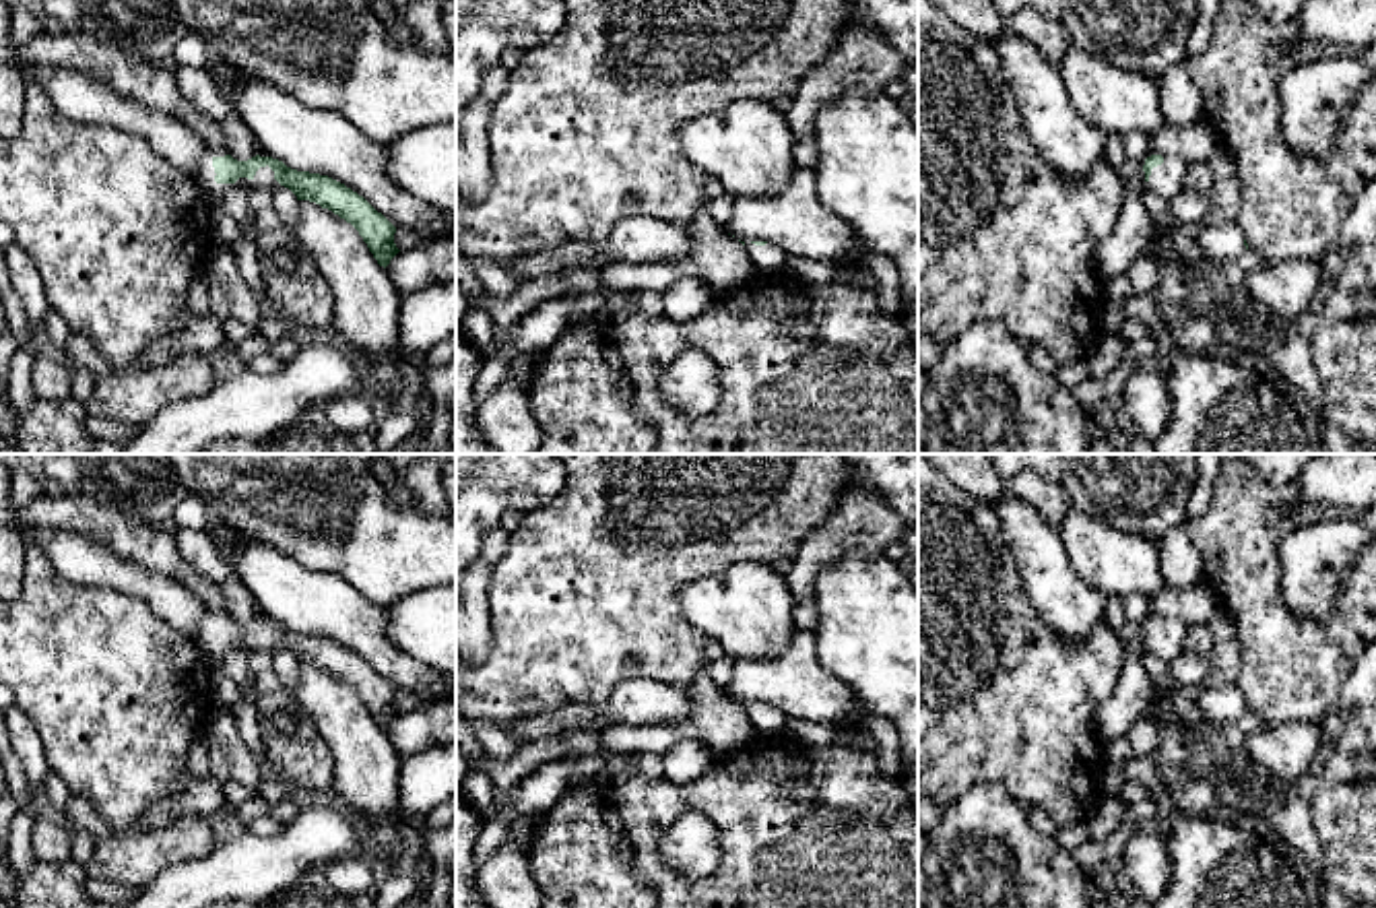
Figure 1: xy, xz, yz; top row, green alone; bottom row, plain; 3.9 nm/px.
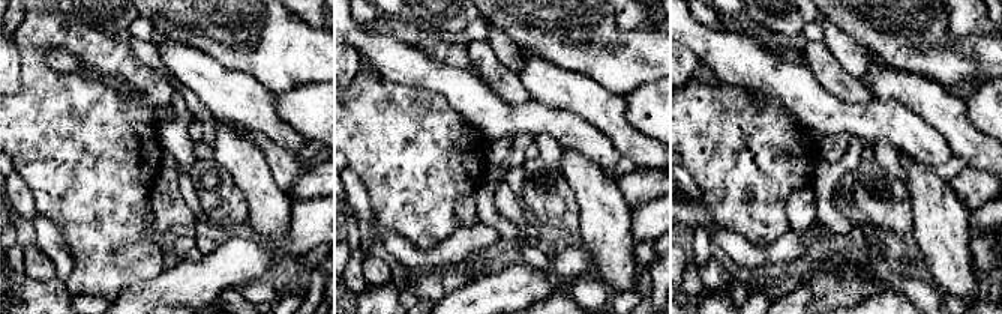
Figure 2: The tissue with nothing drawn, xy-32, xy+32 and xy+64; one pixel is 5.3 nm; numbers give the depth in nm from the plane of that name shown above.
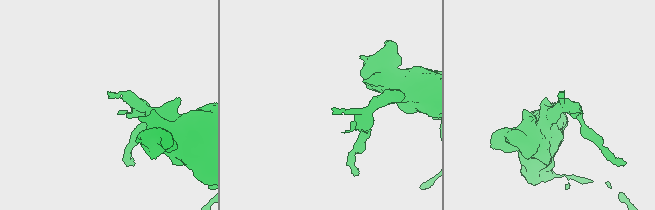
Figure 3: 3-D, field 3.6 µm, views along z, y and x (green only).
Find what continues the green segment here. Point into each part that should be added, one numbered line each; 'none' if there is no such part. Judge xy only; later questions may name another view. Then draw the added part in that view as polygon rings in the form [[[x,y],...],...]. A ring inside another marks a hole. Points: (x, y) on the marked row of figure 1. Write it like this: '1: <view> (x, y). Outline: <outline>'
1: xy (79, 98). Outline: [[[39,68],[35,76],[62,116],[142,136],[161,157],[186,169],[212,204],[219,204],[231,188],[266,188],[274,192],[281,186],[268,165],[260,167],[252,180],[239,177],[235,184],[217,184],[212,159],[229,155],[227,149],[210,149],[182,120],[128,101],[124,95],[78,70]]]

